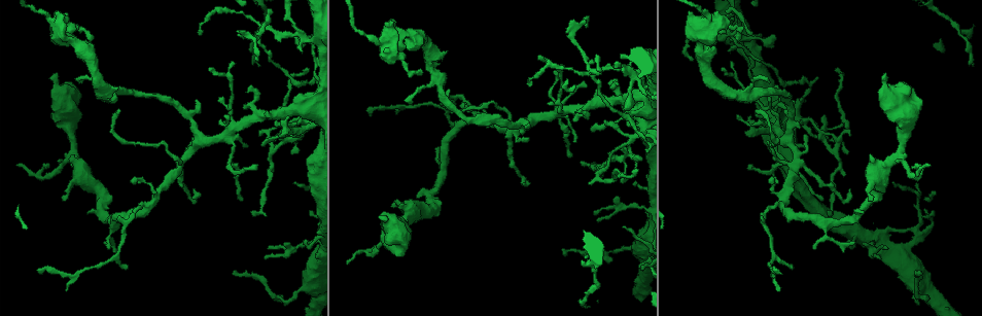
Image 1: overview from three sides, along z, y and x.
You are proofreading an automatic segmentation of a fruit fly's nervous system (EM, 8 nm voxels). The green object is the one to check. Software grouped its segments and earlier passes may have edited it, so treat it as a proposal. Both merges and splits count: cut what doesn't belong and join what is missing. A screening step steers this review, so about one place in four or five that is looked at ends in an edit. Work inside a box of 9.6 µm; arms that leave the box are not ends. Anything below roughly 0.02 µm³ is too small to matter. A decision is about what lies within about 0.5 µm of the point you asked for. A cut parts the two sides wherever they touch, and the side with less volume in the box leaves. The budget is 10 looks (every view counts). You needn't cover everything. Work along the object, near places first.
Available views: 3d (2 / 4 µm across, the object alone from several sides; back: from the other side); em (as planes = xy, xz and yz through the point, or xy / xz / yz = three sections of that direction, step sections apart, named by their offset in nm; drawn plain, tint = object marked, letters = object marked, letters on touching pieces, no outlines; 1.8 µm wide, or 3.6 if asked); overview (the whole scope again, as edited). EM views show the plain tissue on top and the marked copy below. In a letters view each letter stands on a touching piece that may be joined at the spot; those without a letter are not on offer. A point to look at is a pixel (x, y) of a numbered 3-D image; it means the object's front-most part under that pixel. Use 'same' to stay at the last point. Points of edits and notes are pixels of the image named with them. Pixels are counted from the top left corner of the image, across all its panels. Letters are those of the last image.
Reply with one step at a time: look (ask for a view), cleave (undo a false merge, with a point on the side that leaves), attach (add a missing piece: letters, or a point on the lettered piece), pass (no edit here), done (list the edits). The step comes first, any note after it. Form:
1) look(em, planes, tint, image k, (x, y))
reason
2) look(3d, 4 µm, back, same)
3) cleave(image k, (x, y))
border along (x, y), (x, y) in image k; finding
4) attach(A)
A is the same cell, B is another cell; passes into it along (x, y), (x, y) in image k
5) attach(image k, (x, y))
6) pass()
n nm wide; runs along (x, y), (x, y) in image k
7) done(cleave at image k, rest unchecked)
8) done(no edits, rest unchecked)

look(3d, 4 µm, image 1, (772, 36))
an open end

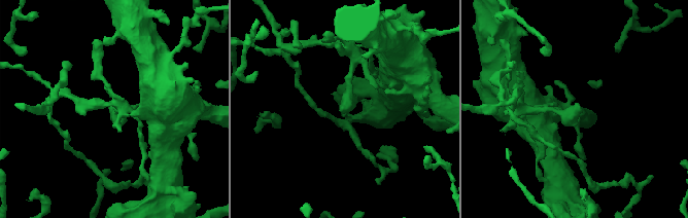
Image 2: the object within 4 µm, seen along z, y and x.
look(em, 3.6 µm, yz, step 4, letters, image 2, (340, 109))

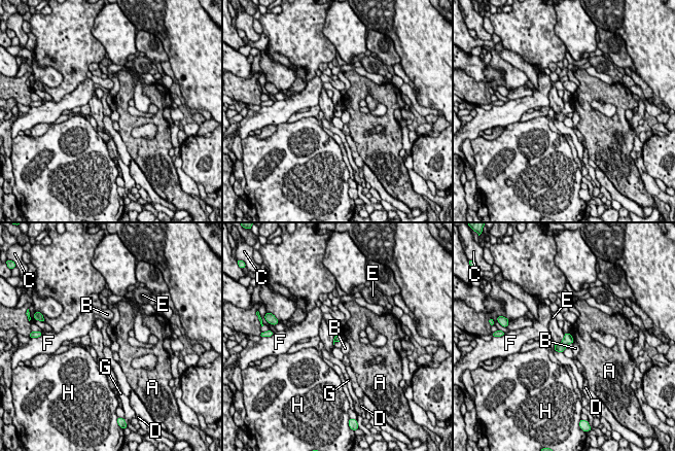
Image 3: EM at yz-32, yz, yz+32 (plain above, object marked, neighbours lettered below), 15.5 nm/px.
pass()
A, B, C, D, E, F, G and H are other cells; border along (340, 336), (342, 341) in image 3; none of them fits

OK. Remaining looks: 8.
look(em, planes, tint, image 1, (576, 112))
free end

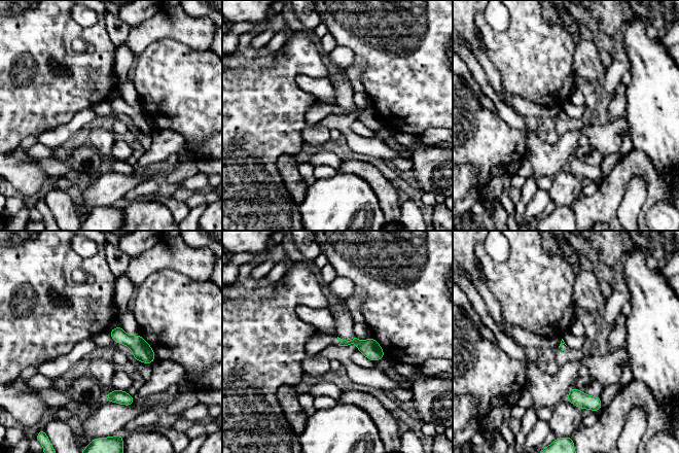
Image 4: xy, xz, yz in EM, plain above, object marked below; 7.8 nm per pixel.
look(em, planes, letters, same)

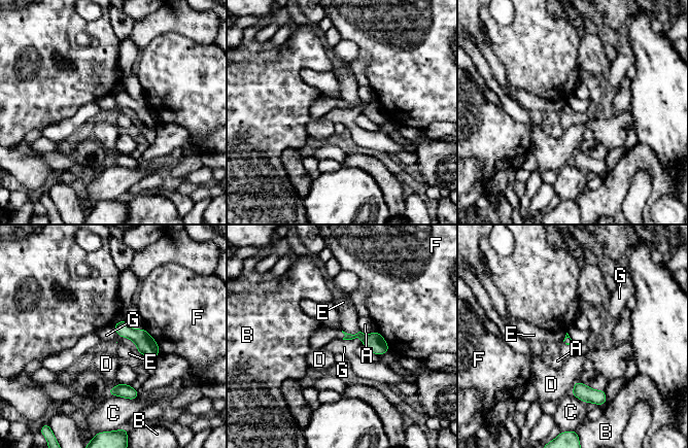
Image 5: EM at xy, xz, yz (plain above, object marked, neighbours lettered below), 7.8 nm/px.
pass()
A, B, C, D, E, F and G are other cells; border along (112, 326), (136, 347) in image 5; no lettered piece goes on from it

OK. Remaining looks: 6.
look(em, planes, letters, image 1, (693, 59))
an open end

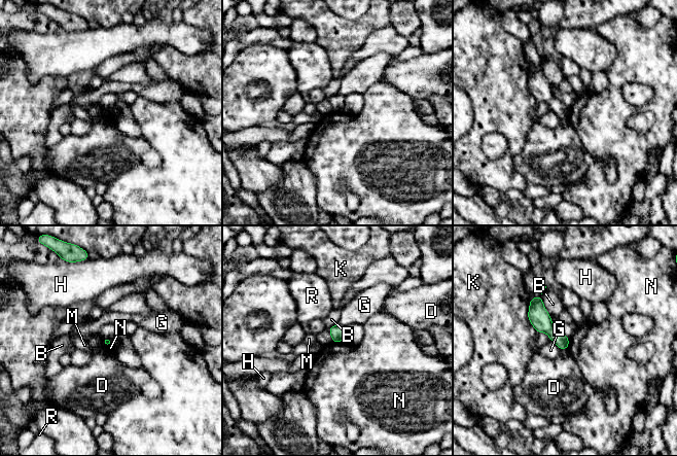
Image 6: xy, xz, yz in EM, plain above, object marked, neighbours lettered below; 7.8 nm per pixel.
pass()
B, D, G, H, K, M, N and R are other cells; border along (102, 343), (113, 343) in image 6; none of them fits

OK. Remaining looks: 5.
look(3d, 4 µm, image 1, (703, 34))
two arms in line, one across

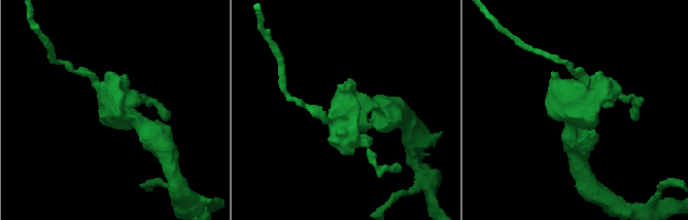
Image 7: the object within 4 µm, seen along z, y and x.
look(em, xz, step 16, tint, image 7, (576, 111))

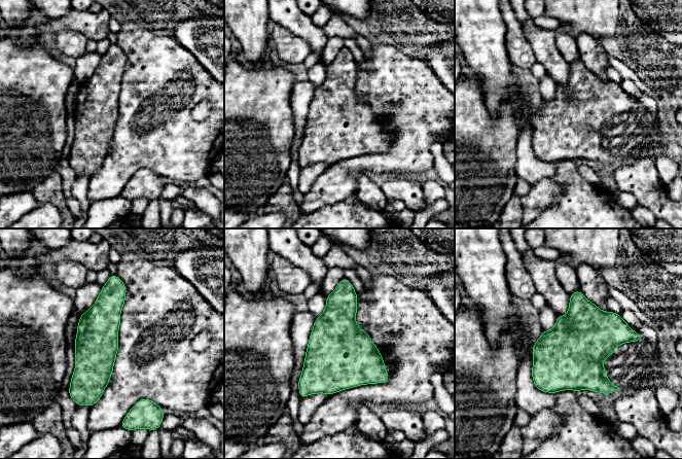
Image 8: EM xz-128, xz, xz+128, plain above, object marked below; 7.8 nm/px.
look(em, yz, step 16, letters, same)

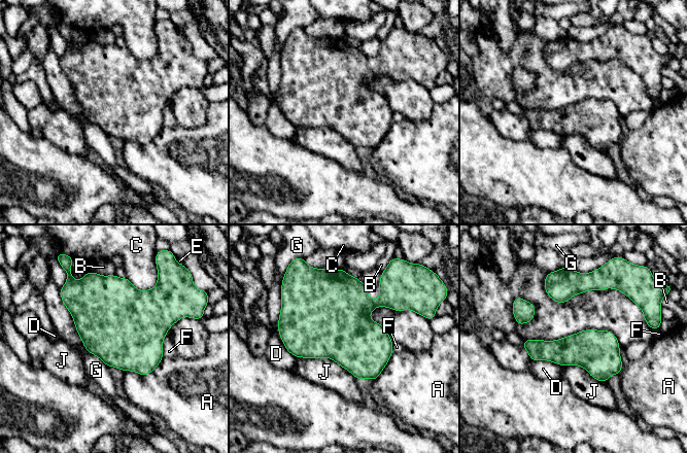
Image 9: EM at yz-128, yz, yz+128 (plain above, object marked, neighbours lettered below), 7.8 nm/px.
pass()
A, B, C, D, E, F, G and J are other cells; border along (296, 356), (330, 357), (357, 380) in image 9; one neuron here

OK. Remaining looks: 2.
done(no edits, rest unchecked)

